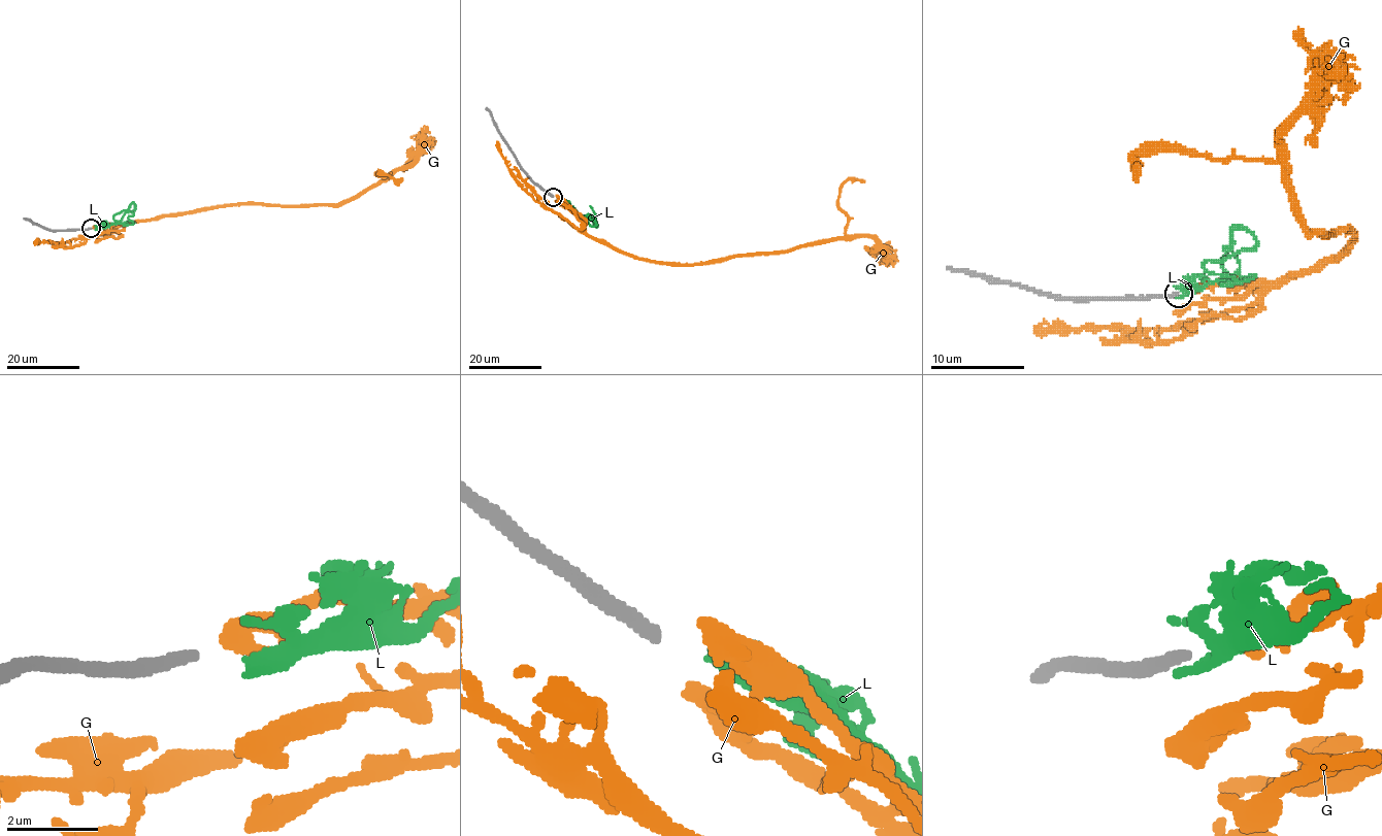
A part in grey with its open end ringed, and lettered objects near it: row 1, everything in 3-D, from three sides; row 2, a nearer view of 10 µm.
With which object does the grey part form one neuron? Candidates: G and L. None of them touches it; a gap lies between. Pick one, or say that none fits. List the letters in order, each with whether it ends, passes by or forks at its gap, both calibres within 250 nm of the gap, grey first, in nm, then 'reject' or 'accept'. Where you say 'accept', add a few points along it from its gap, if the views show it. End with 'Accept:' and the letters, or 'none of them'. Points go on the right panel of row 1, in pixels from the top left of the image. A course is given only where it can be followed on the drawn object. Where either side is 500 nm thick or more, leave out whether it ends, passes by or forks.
G: it passes by; calibres 300 and 320 nm; reject
L: it ends; calibres 300 and 360 nm; reject
Accept: none of them

